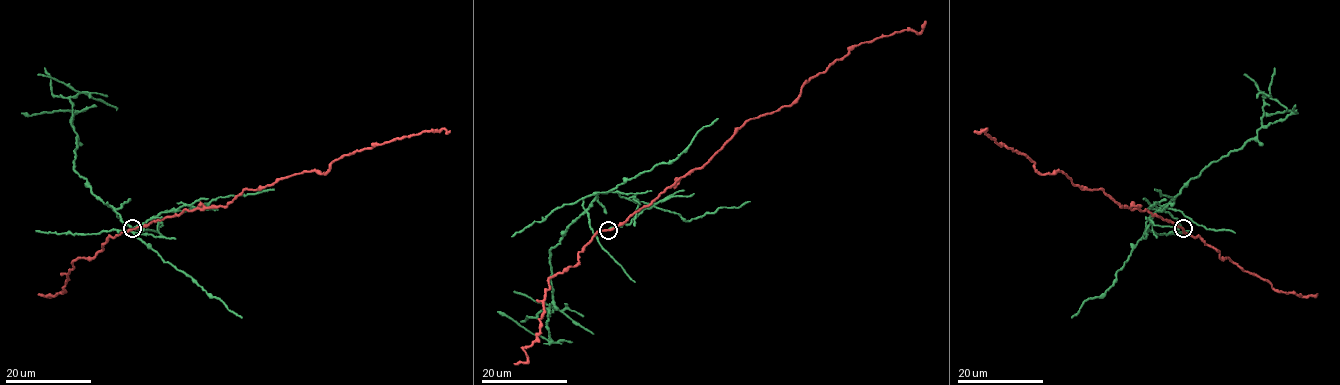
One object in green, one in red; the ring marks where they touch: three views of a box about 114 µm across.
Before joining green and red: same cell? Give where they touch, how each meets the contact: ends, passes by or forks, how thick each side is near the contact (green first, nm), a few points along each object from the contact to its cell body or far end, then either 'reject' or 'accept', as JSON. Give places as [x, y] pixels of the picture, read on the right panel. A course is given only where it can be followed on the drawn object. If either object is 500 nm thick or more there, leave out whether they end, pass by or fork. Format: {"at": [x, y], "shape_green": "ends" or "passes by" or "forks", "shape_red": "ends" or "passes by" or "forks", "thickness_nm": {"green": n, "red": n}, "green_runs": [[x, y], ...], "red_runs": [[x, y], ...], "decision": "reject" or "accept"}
{"at": [1183, 228], "shape_green": "ends", "shape_red": "passes by", "thickness_nm": {"green": 190, "red": 240}, "green_runs": [[1183, 229], [1168, 212], [1157, 210], [1144, 232], [1149, 217], [1191, 179], [1292, 111], [1264, 113]], "red_runs": [[1183, 229], [1147, 209], [1120, 206], [1059, 171], [1040, 174], [986, 129], [974, 132]], "decision": "reject"}

